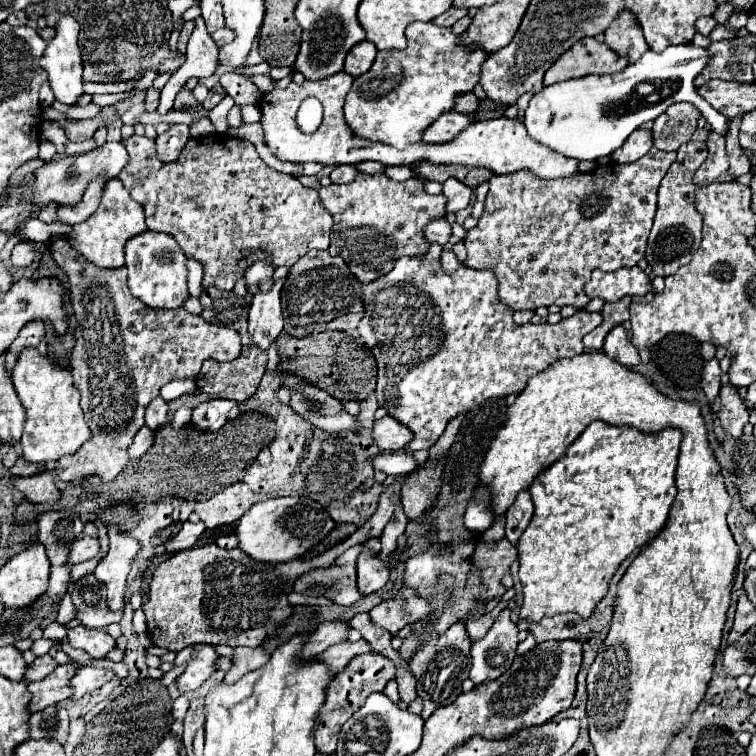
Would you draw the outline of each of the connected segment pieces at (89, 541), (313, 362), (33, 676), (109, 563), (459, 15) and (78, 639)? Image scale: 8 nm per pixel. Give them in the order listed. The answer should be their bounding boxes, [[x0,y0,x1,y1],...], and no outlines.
[[67,537,99,565],[275,331,377,401],[25,655,57,681],[95,525,139,611],[433,7,469,27],[67,625,115,659]]

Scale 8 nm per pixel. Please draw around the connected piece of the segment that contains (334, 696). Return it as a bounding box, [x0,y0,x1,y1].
[315,651,395,755]

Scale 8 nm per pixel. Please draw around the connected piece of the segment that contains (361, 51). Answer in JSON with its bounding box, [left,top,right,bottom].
[345,41,377,77]

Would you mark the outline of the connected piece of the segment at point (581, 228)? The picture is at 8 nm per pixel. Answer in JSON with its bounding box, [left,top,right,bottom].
[465,147,675,311]

